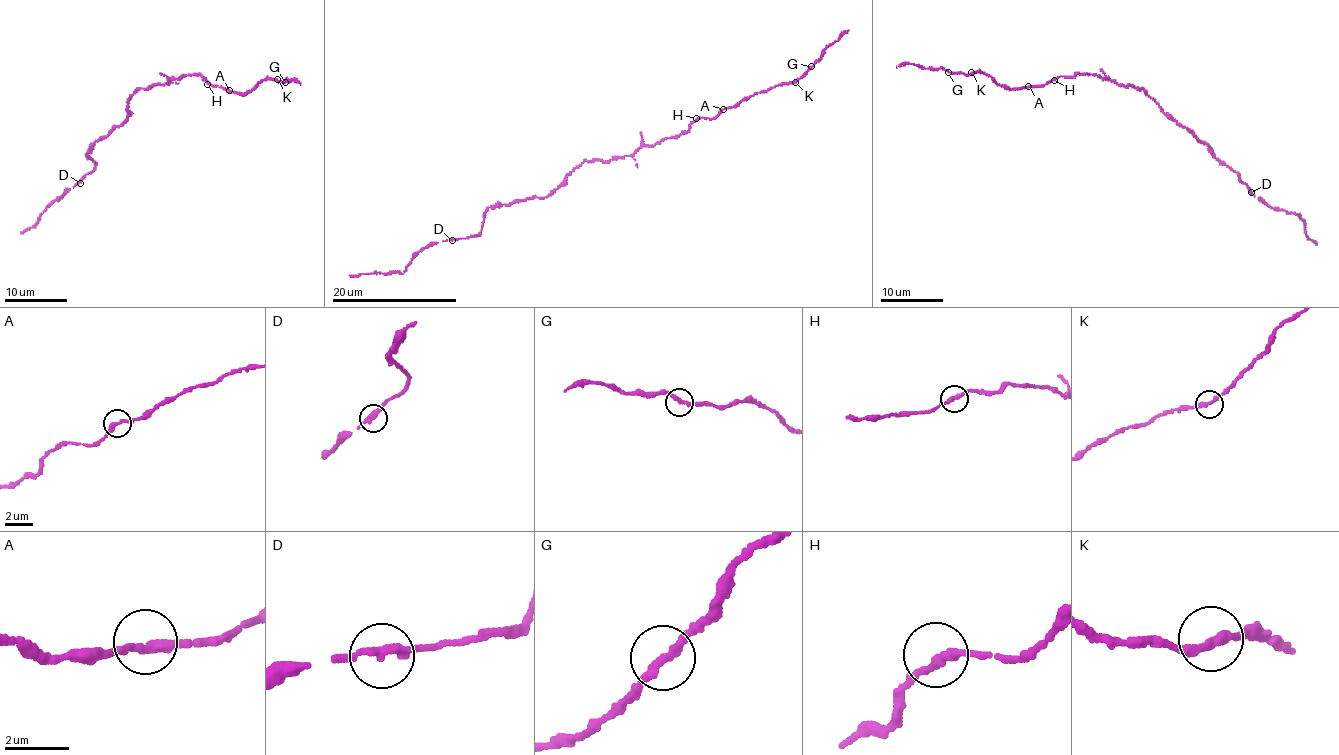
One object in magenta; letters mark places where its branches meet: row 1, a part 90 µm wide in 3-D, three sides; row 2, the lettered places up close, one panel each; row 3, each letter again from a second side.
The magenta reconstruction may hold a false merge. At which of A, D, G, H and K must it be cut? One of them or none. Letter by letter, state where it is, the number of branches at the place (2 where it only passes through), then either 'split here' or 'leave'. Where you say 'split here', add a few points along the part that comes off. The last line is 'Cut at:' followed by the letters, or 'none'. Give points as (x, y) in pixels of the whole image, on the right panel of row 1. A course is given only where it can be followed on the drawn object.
A: at (1028, 86); 2 branches meet; leave
D: at (1251, 192); 2 branches meet; leave
G: at (948, 72); 2 branches meet; leave
H: at (1054, 80); 2 branches meet; leave
K: at (971, 72); 2 branches meet; leave
Cut at: none

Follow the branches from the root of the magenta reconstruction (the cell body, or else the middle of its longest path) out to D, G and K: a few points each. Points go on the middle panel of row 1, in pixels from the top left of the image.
D: (604, 161), (585, 161), (545, 197), (492, 205), (486, 212), (478, 234), (452, 241)
G: (604, 161), (677, 138), (699, 118), (713, 119), (752, 95), (793, 84), (811, 66)
K: (604, 161), (677, 138), (699, 118), (713, 119), (752, 95), (795, 82)

